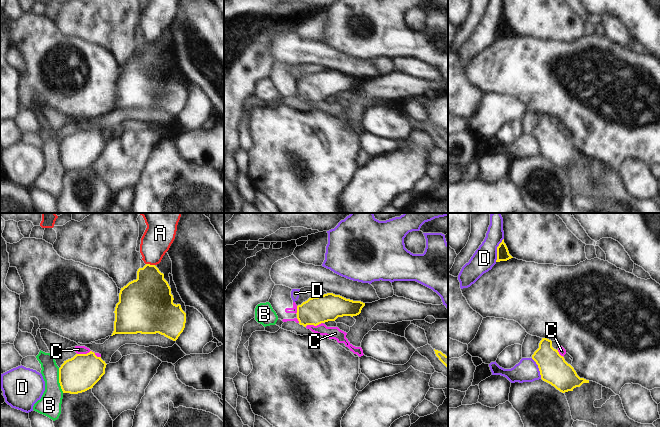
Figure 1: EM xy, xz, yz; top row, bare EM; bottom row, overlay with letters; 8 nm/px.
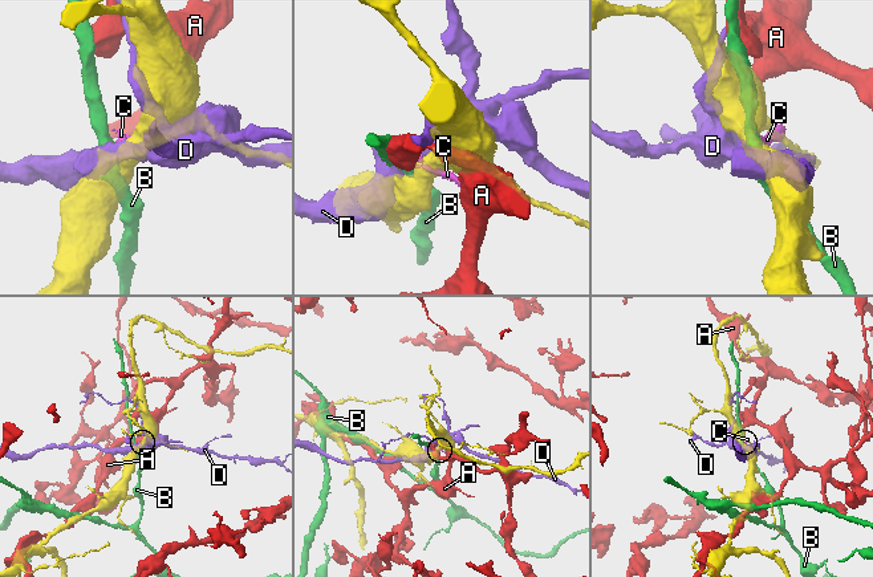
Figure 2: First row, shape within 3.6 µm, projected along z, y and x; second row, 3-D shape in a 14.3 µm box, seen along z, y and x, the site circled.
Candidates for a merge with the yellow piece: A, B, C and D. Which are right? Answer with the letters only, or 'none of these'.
none of these

